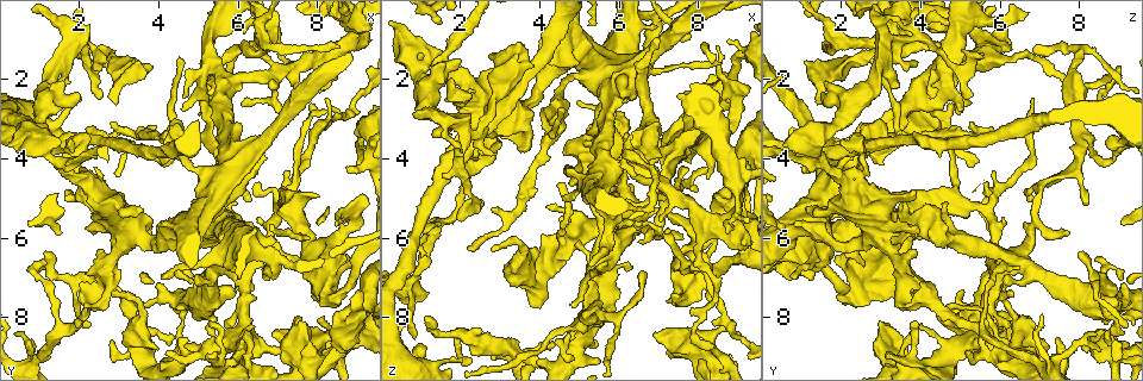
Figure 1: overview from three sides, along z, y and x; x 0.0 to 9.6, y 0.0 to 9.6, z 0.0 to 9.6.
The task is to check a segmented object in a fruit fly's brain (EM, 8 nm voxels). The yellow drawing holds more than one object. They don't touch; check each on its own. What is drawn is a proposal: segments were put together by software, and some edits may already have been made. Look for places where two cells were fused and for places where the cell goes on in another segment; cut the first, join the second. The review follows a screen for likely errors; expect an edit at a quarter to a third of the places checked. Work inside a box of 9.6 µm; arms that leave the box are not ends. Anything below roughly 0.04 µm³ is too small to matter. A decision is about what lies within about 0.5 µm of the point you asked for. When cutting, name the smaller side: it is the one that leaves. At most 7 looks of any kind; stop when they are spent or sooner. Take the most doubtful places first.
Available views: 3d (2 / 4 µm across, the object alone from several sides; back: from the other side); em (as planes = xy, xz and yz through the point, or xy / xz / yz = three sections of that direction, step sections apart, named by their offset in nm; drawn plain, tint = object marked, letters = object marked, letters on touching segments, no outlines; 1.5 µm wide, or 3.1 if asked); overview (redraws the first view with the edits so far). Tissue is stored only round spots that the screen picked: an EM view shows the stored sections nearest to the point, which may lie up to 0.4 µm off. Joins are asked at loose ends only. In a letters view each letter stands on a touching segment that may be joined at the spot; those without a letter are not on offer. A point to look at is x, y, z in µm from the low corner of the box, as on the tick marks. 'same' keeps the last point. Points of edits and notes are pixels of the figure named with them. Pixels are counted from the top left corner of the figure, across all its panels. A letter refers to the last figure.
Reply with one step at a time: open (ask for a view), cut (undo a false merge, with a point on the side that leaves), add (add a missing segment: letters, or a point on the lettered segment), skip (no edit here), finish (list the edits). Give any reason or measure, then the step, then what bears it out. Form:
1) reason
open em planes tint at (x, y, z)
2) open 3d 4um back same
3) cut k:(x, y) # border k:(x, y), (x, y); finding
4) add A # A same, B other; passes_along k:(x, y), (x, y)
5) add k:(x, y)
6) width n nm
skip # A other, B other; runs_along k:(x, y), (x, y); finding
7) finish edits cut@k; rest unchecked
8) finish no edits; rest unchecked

open em planes plain at (3.50, 1.50, 1.10)

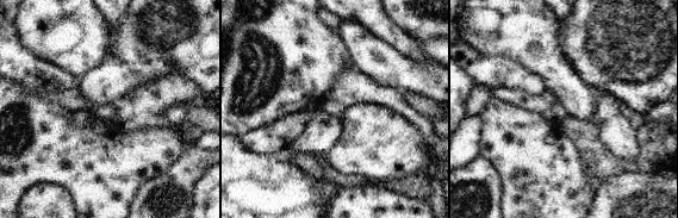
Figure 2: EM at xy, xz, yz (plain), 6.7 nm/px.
what lies round it
open em planes letters same

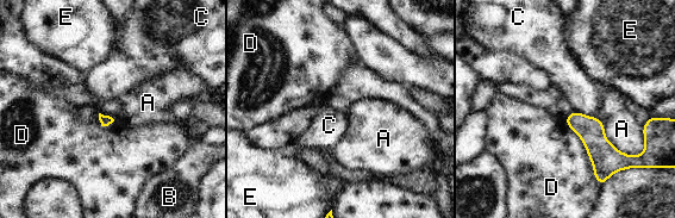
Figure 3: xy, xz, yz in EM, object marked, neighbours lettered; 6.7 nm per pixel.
skip # A other, B other, C other, D other, E other; none of them fits

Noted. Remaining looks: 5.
end of a long branch
open em planes tint at (8.35, 1.95, 8.80)

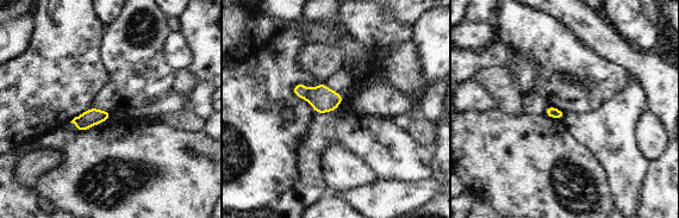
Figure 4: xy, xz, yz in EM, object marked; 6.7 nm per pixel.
open em planes letters same

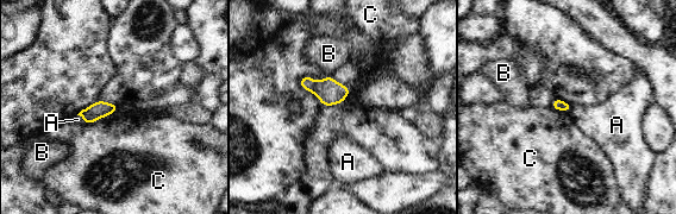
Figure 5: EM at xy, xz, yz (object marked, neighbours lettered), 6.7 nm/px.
skip # A other, B other, C other; border 5:(77, 114), (85, 124); no lettered segment goes on from it

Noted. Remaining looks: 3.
branch stops here
open 3d 2um at (2.30, 3.40, 2.40)

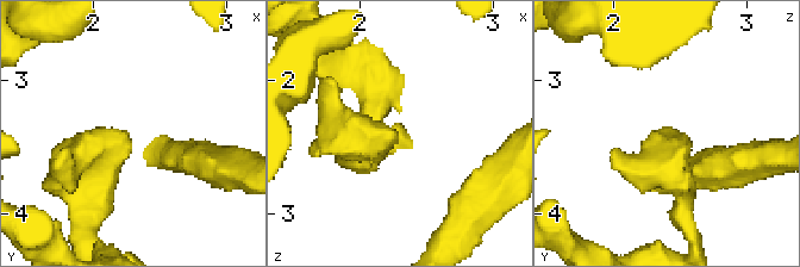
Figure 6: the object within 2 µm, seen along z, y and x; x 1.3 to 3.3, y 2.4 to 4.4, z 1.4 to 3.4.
now the EM
open em planes letters at (2.22, 3.38, 2.38)

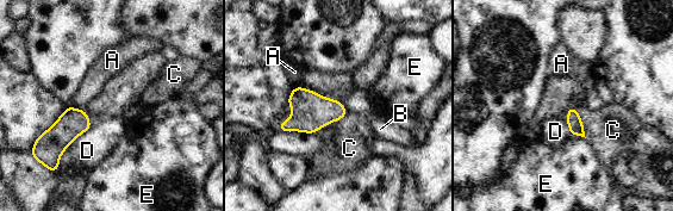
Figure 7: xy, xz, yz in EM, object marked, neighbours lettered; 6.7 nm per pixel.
skip # A other, B other, C other, D other, E other; border 7:(573, 107), (579, 113), (586, 137); no lettered segment goes on from it

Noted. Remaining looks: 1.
finish no edits; rest unchecked

